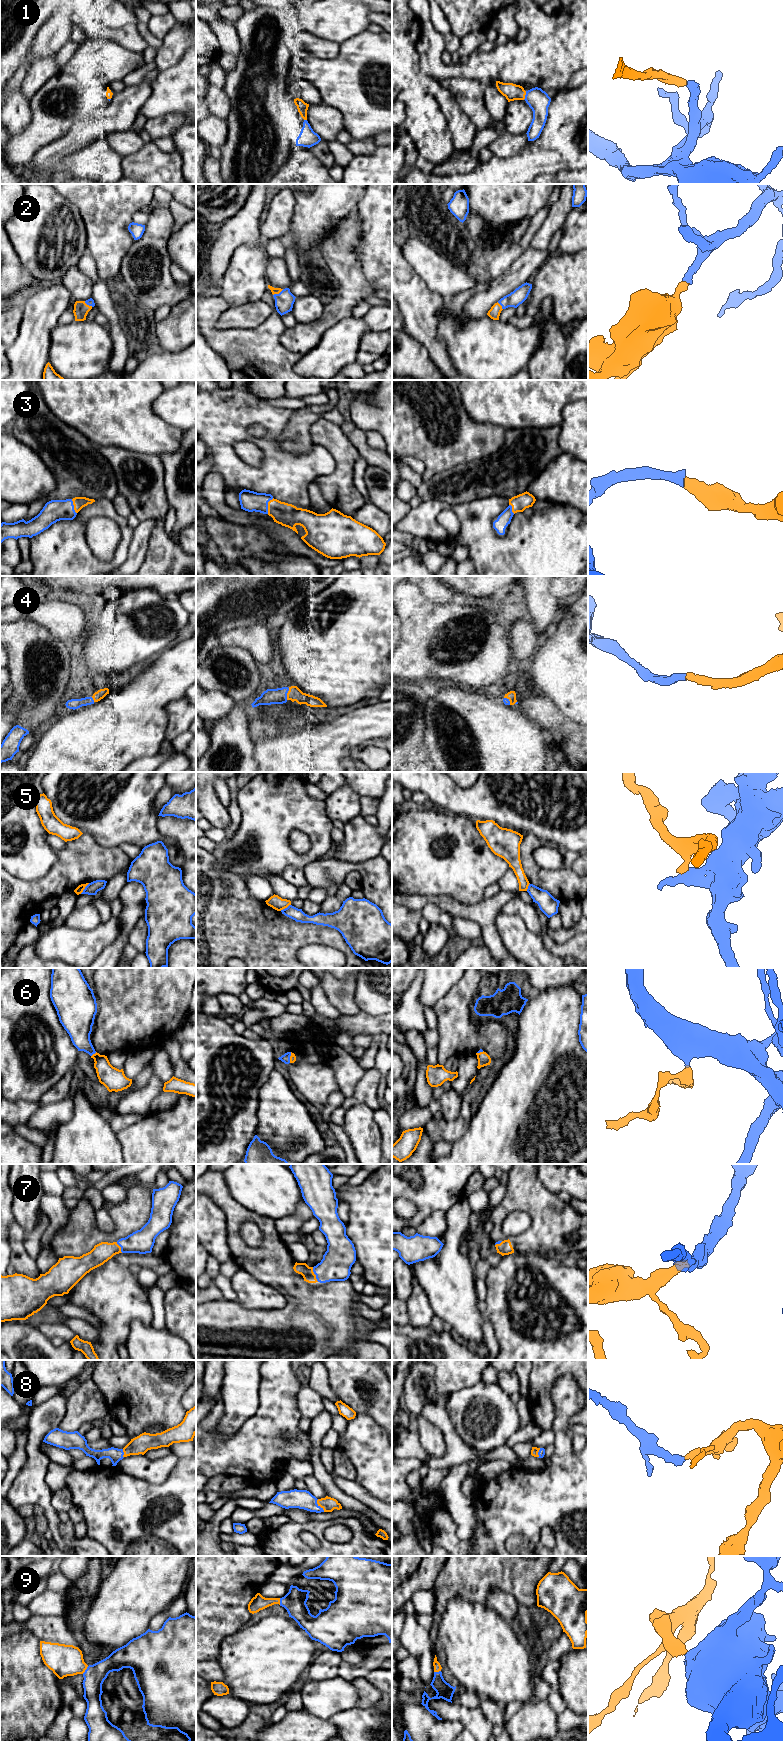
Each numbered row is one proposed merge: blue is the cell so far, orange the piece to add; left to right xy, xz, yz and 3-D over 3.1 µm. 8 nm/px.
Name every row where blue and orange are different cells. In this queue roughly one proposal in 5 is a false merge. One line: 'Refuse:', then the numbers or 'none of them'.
Refuse: 5

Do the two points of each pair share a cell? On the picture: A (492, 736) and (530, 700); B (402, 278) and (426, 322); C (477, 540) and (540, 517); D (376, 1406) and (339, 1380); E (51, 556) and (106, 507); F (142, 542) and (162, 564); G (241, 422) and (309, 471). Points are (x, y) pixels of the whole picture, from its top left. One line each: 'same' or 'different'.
A: different
B: same
C: same
D: same
E: same
F: different
G: same

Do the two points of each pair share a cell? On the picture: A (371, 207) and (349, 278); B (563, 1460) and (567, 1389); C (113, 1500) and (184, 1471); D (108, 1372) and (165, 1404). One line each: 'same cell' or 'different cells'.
A: different cells
B: same cell
C: same cell
D: same cell

